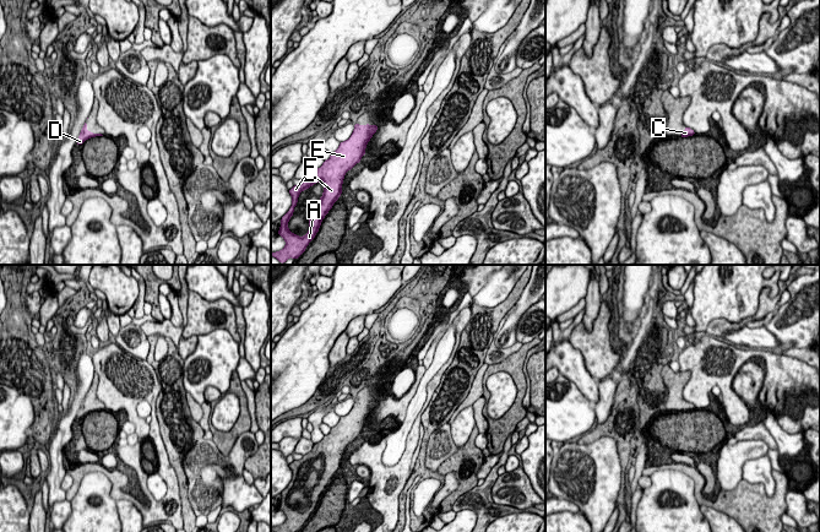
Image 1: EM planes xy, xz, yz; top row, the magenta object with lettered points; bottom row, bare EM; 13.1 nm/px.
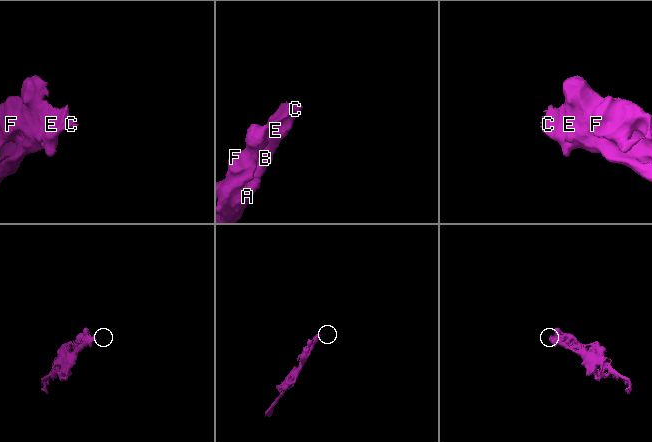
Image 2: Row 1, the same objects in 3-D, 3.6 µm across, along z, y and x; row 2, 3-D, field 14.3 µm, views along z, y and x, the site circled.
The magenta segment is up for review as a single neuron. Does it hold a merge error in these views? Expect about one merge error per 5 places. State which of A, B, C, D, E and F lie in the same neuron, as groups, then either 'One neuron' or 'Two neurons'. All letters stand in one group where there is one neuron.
Groups: A B C D E F. One neuron

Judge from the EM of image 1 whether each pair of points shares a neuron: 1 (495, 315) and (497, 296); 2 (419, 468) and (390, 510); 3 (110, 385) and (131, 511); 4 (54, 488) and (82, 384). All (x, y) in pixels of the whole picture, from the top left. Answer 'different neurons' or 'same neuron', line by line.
1: different neurons
2: different neurons
3: different neurons
4: same neuron

